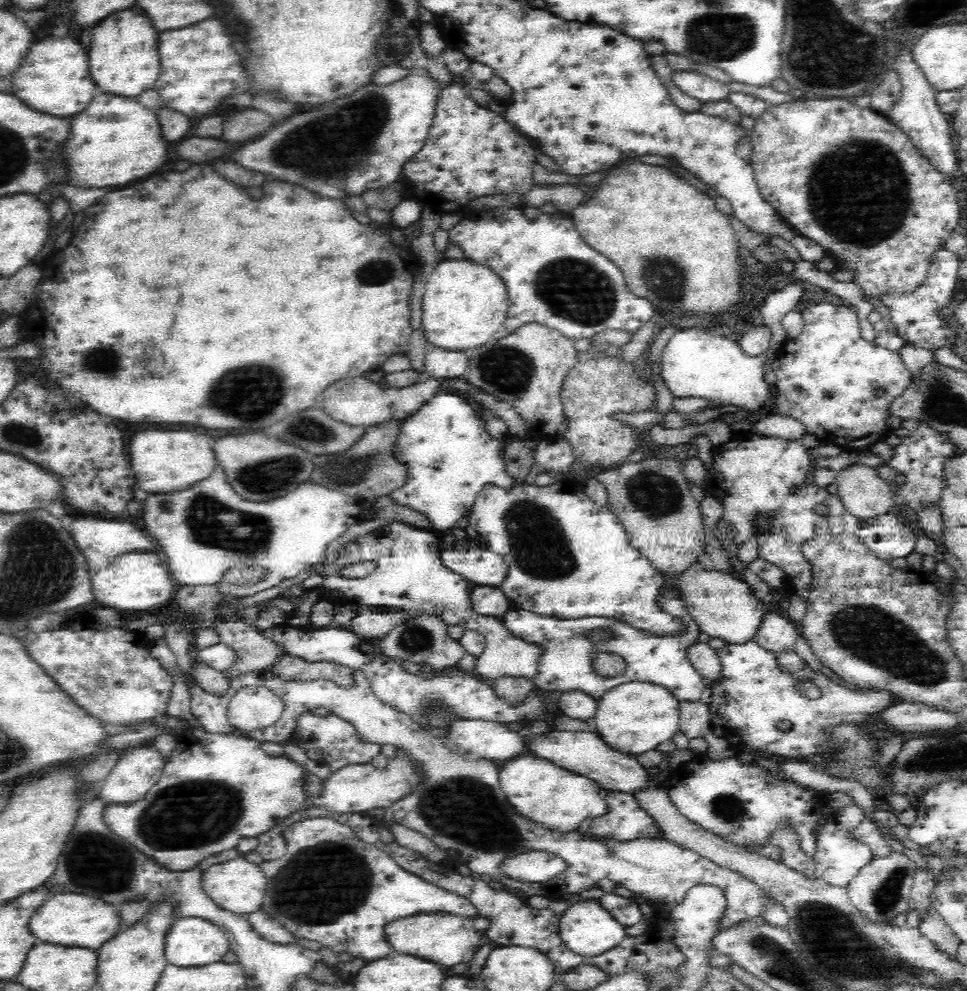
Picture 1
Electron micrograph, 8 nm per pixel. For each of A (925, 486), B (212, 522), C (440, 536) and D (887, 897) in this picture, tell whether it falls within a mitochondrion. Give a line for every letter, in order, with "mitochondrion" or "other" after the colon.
A: mitochondrion
B: mitochondrion
C: other
D: mitochondrion

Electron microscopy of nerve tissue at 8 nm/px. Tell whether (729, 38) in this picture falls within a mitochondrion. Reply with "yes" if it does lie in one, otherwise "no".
yes

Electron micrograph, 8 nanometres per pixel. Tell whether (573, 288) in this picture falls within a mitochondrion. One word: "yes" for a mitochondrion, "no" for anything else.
yes

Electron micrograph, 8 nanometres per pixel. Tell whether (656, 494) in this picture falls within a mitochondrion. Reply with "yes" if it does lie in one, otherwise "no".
yes

